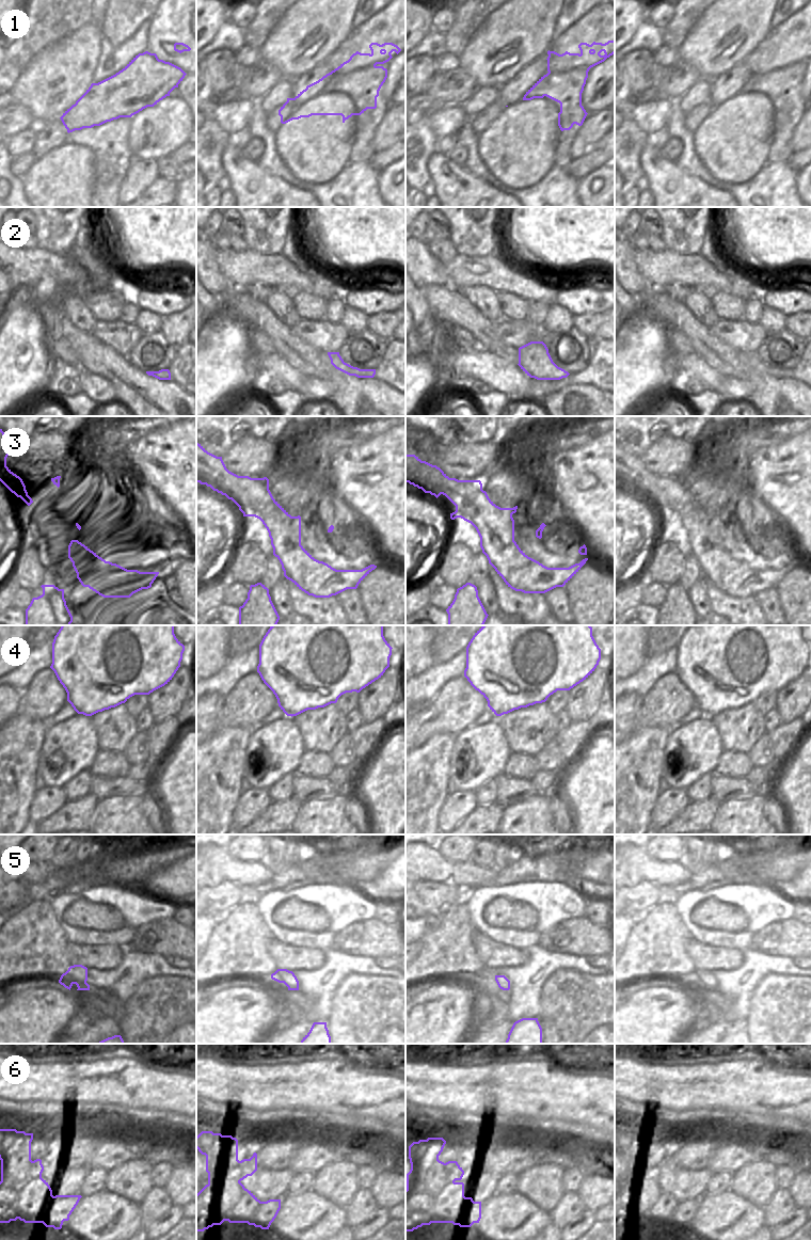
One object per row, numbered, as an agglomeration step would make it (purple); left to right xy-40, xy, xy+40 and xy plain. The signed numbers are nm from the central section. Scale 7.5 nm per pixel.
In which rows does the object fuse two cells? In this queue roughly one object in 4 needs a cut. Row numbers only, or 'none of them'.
4, 6

